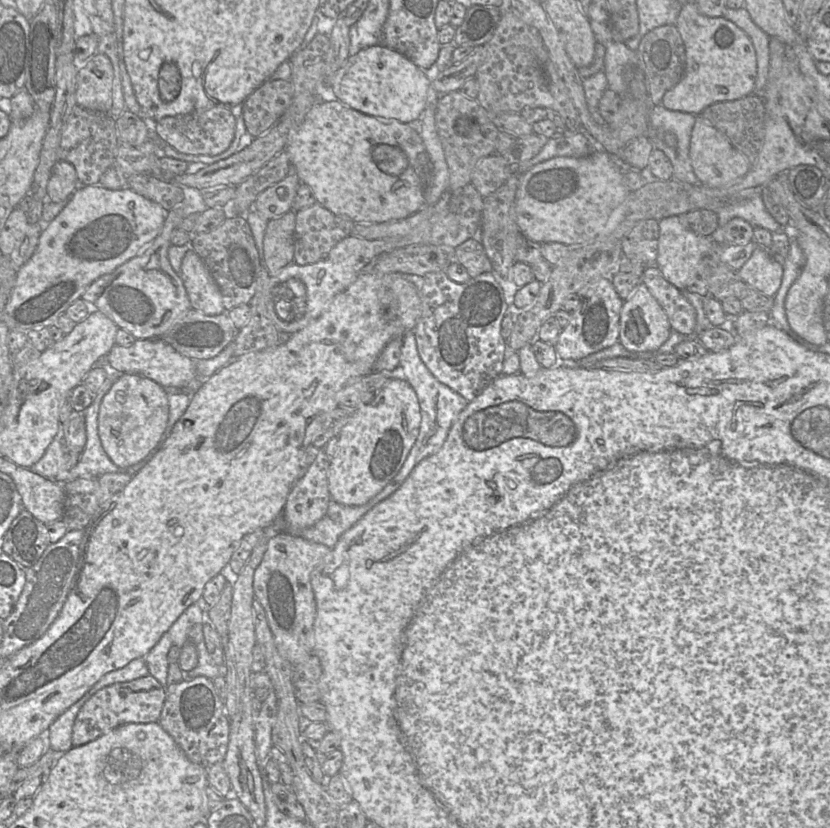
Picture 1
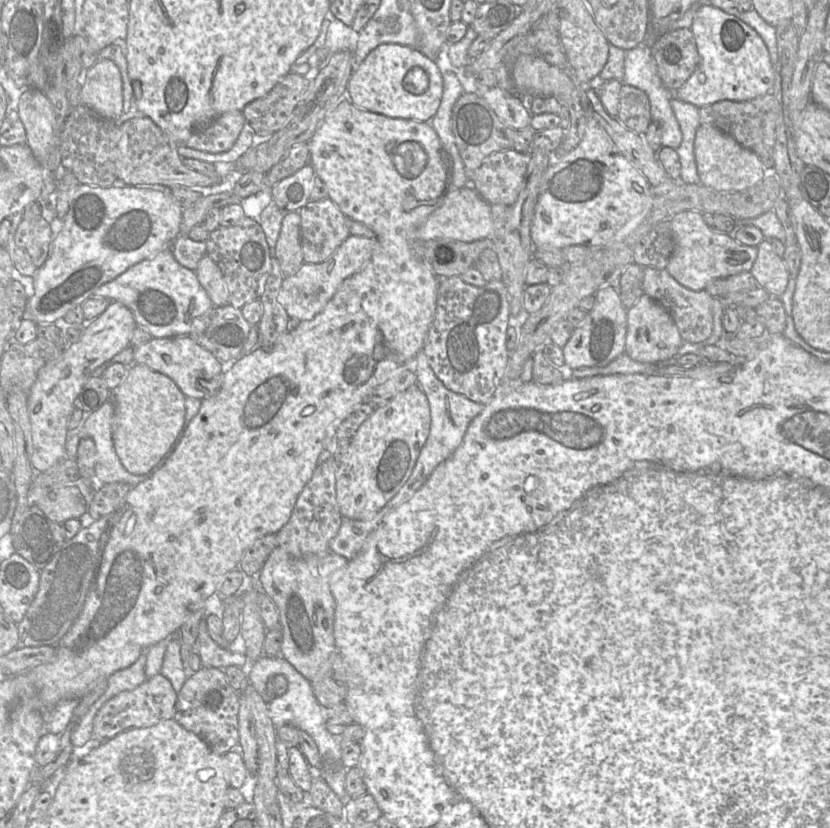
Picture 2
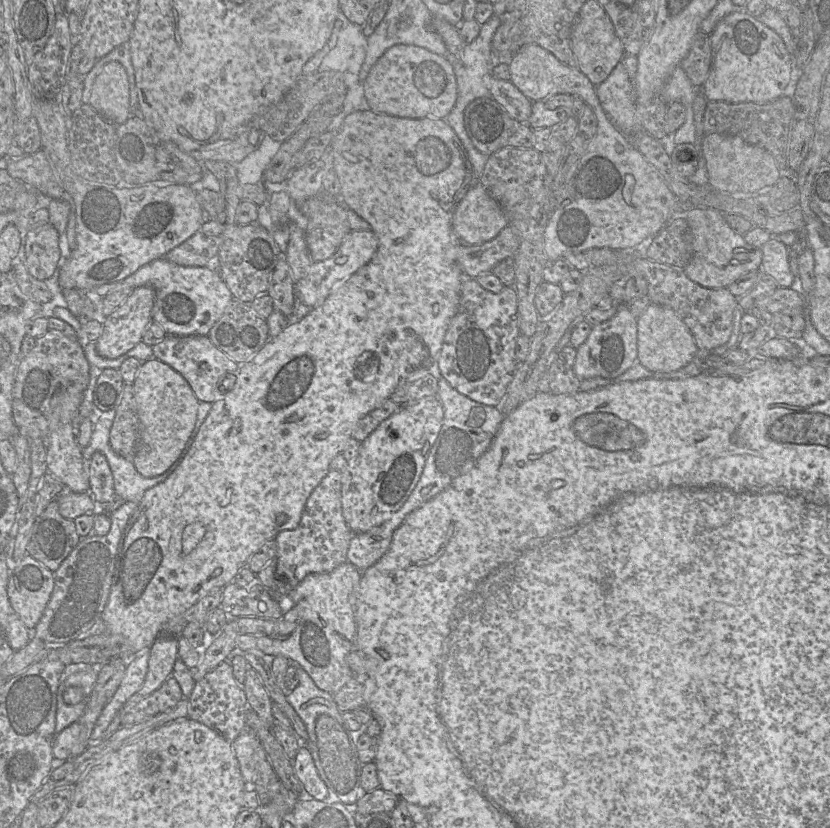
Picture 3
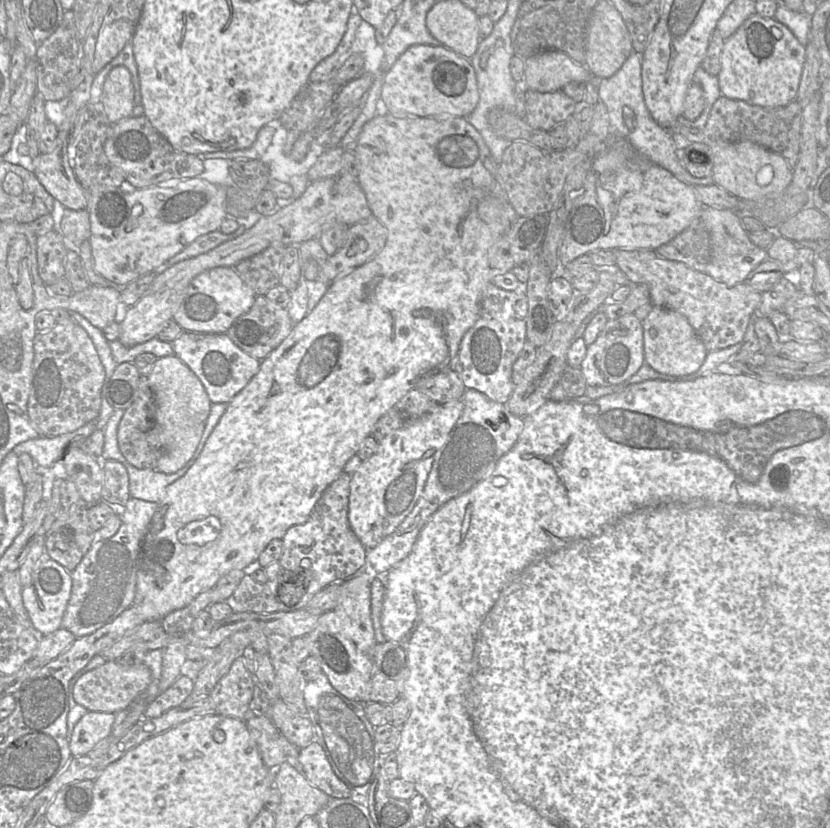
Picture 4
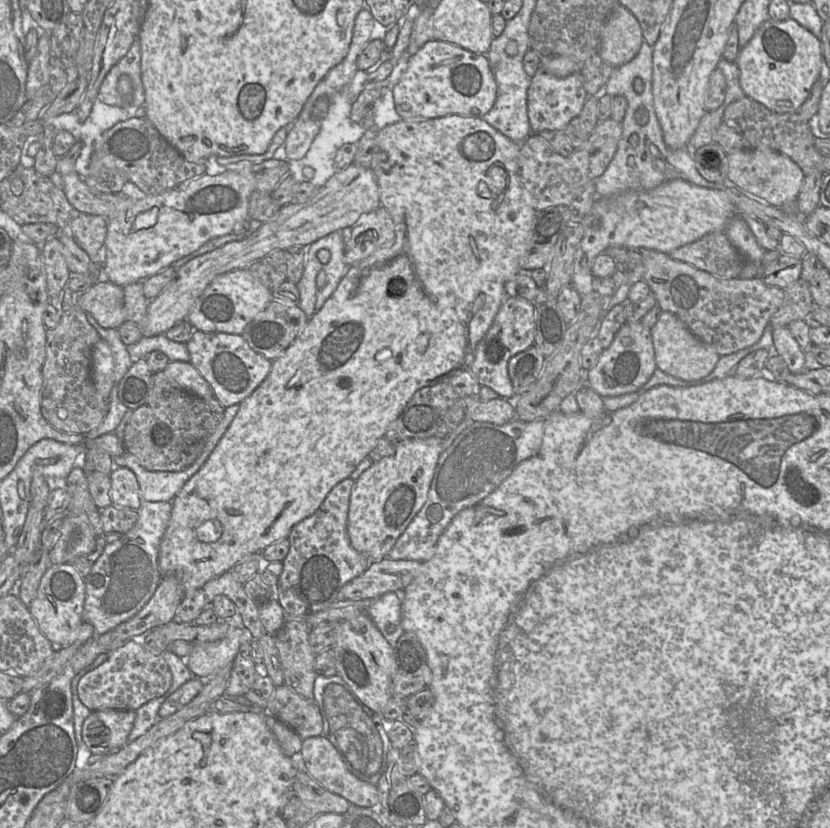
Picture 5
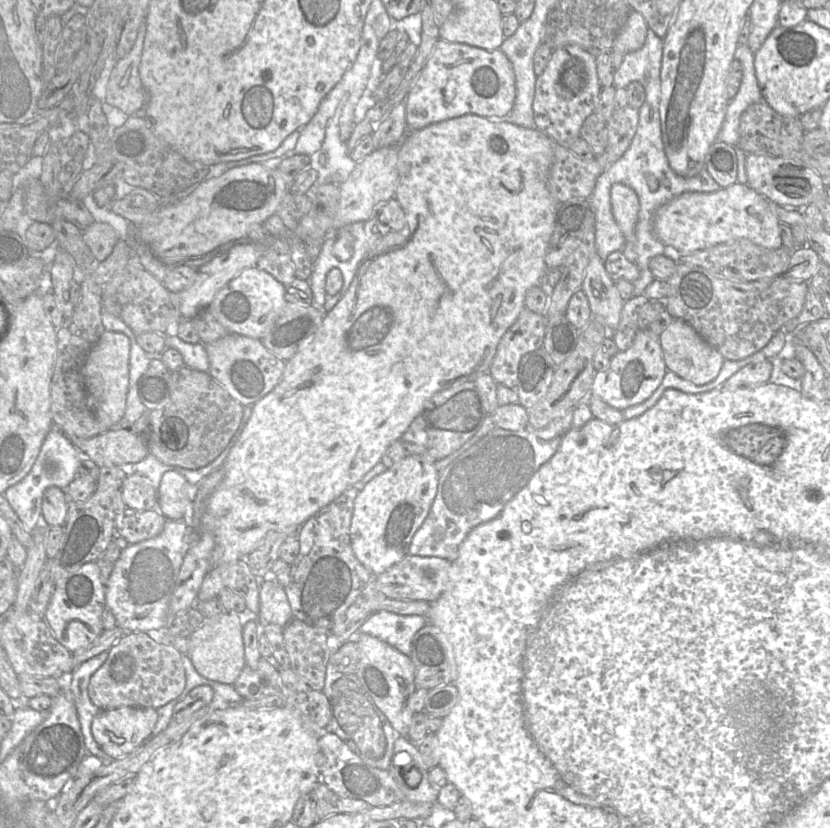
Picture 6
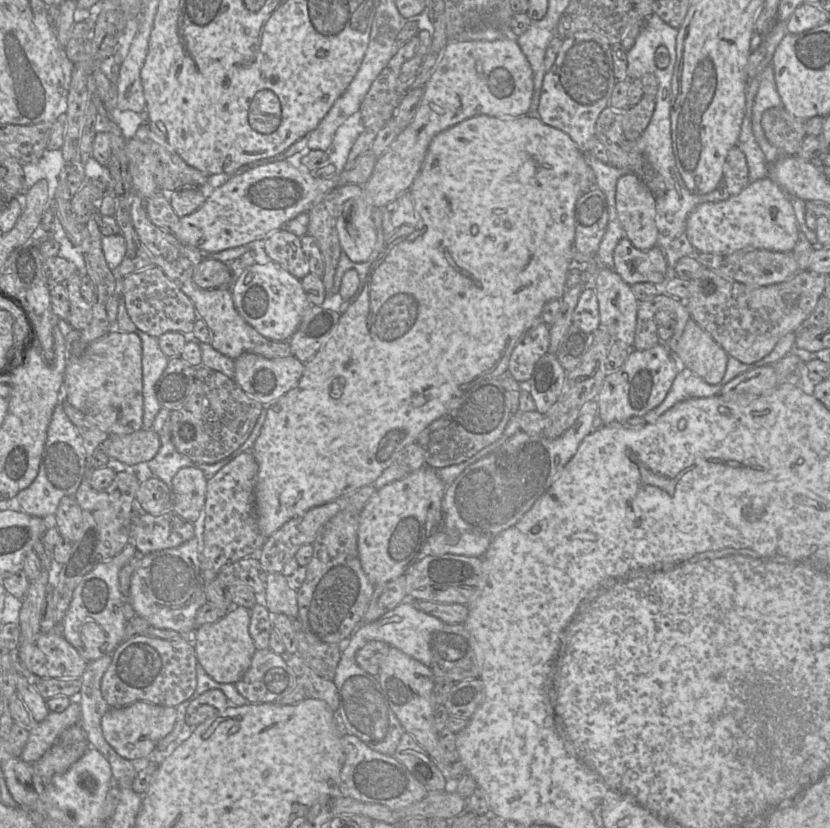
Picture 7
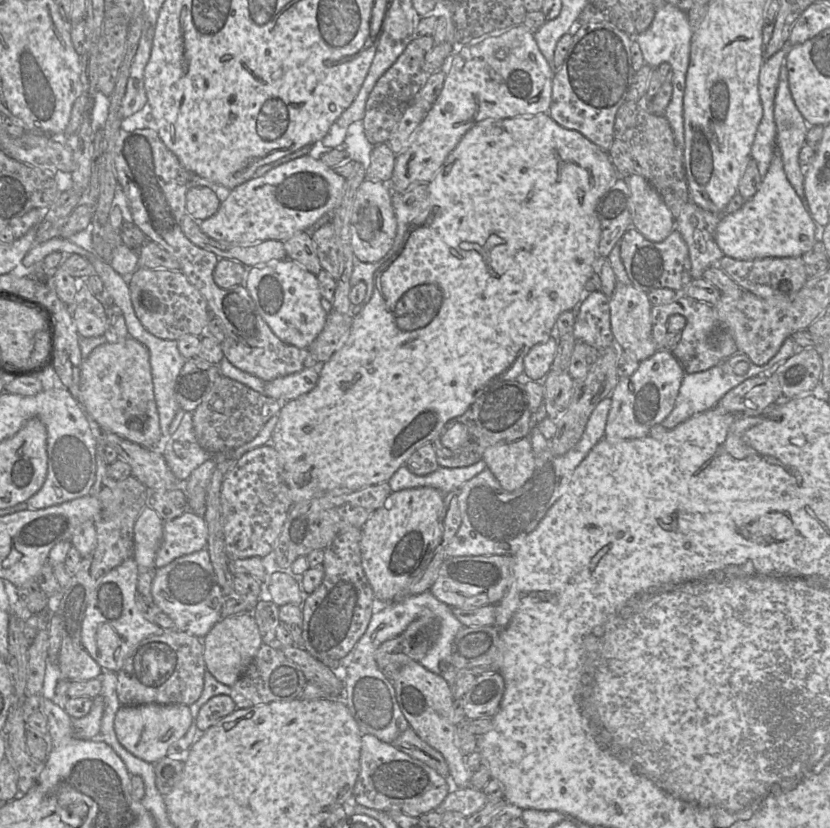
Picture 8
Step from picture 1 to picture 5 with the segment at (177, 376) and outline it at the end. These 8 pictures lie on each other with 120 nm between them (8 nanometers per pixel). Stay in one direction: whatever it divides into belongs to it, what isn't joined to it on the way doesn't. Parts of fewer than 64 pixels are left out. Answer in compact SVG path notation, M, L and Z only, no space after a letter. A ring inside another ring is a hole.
M194 331L186 346L190 363L210 384L214 396L225 408L250 396L271 371L272 361L255 352L239 334Z

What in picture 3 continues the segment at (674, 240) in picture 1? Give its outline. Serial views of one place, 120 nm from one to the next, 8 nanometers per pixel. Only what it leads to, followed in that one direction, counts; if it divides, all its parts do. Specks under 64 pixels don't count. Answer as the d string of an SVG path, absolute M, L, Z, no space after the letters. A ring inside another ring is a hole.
M710 208L681 210L671 217L671 221L684 218L693 237L693 255L683 269L693 282L706 288L726 288L743 274L760 269L762 252L749 245L742 235L732 230L724 219L724 214Z

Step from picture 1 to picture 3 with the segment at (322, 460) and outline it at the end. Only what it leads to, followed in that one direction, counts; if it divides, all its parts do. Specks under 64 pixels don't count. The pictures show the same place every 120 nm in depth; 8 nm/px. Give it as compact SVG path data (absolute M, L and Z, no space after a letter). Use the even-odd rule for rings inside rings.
M330 469L313 489L305 504L297 527L277 534L277 568L274 578L276 597L289 596L309 574L327 573L347 561L347 552L353 537L342 509L342 474Z

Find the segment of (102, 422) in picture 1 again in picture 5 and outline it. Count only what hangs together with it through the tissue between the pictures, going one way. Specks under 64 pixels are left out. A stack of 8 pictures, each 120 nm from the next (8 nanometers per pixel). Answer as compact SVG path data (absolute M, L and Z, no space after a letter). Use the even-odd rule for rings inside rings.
M169 361L163 372L184 391L203 399L214 397L210 384L190 362Z

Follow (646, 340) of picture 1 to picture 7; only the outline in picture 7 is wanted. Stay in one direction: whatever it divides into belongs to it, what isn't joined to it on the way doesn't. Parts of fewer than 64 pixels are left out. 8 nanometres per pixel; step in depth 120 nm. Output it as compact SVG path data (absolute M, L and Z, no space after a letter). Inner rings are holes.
M692 318L675 344L673 354L680 364L709 384L718 384L726 372L727 352Z

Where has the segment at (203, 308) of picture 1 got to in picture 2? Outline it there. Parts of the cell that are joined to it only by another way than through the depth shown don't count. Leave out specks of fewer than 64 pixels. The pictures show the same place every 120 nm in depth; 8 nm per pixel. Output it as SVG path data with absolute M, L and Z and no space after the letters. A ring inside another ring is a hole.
M204 255L201 258L195 273L214 307L229 304L228 290L222 273L216 263L208 255Z

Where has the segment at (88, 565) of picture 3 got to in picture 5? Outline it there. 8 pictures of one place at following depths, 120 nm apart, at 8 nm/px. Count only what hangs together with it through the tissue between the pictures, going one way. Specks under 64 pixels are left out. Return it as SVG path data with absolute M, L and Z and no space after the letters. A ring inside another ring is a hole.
M142 501L137 509L138 520L131 530L113 543L107 543L102 555L84 578L85 601L83 620L94 627L95 634L103 634L137 614L154 595L164 575L158 564L159 547L167 529L172 511L171 502Z

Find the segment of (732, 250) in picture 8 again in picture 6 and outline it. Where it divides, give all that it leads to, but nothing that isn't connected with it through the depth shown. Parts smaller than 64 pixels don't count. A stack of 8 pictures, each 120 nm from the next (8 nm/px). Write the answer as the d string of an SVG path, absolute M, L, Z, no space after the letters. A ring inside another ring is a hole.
M741 183L711 193L685 192L658 209L654 217L654 233L664 245L672 246L680 253L738 239L747 239L767 249L778 249L783 246L782 224L775 213L778 206Z

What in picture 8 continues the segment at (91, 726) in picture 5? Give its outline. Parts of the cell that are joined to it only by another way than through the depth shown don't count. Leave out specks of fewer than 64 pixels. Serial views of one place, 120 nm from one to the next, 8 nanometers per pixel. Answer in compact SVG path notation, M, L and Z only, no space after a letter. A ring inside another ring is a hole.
M140 704L121 706L115 714L114 730L120 744L134 756L155 763L187 732L194 722L190 707L183 704Z

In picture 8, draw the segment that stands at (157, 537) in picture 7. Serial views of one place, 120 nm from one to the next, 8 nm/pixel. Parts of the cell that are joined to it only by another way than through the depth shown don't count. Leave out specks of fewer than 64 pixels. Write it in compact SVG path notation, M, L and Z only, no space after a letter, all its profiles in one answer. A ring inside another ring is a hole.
M192 511L164 521L155 568L164 567L181 556L207 549L207 539L208 530L204 518Z

